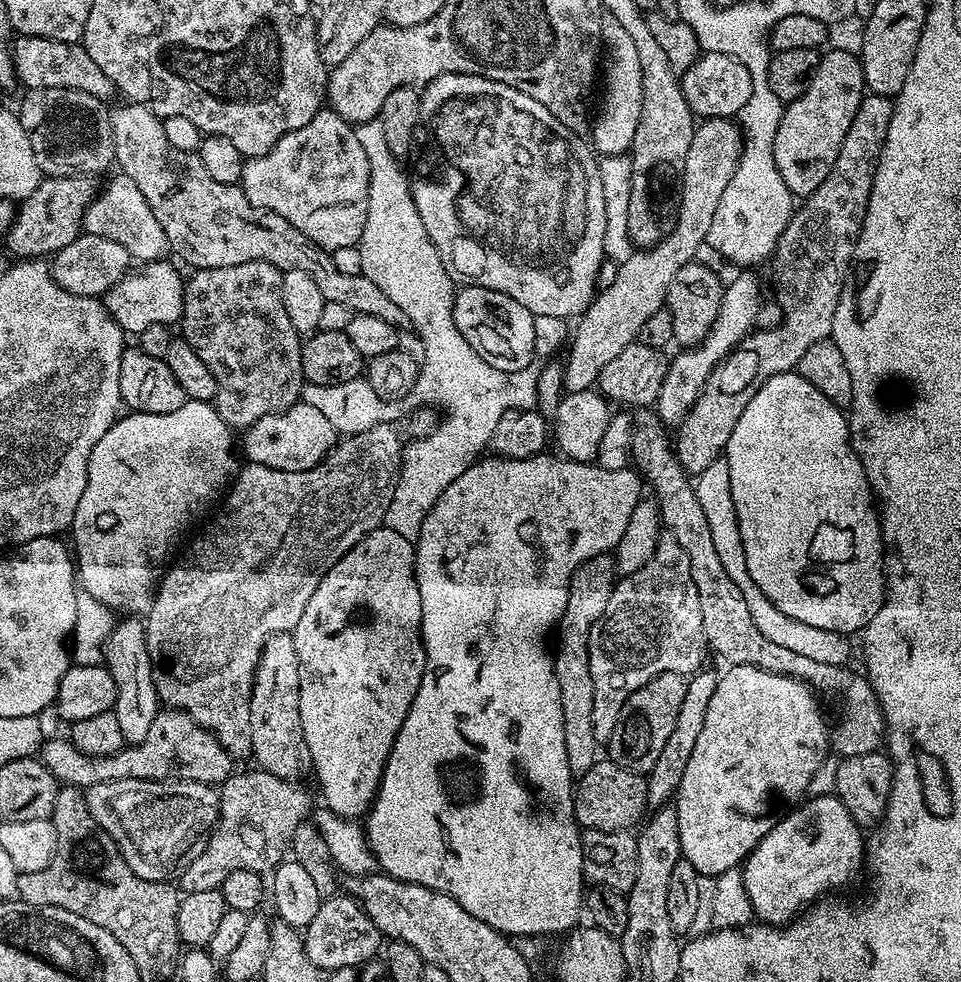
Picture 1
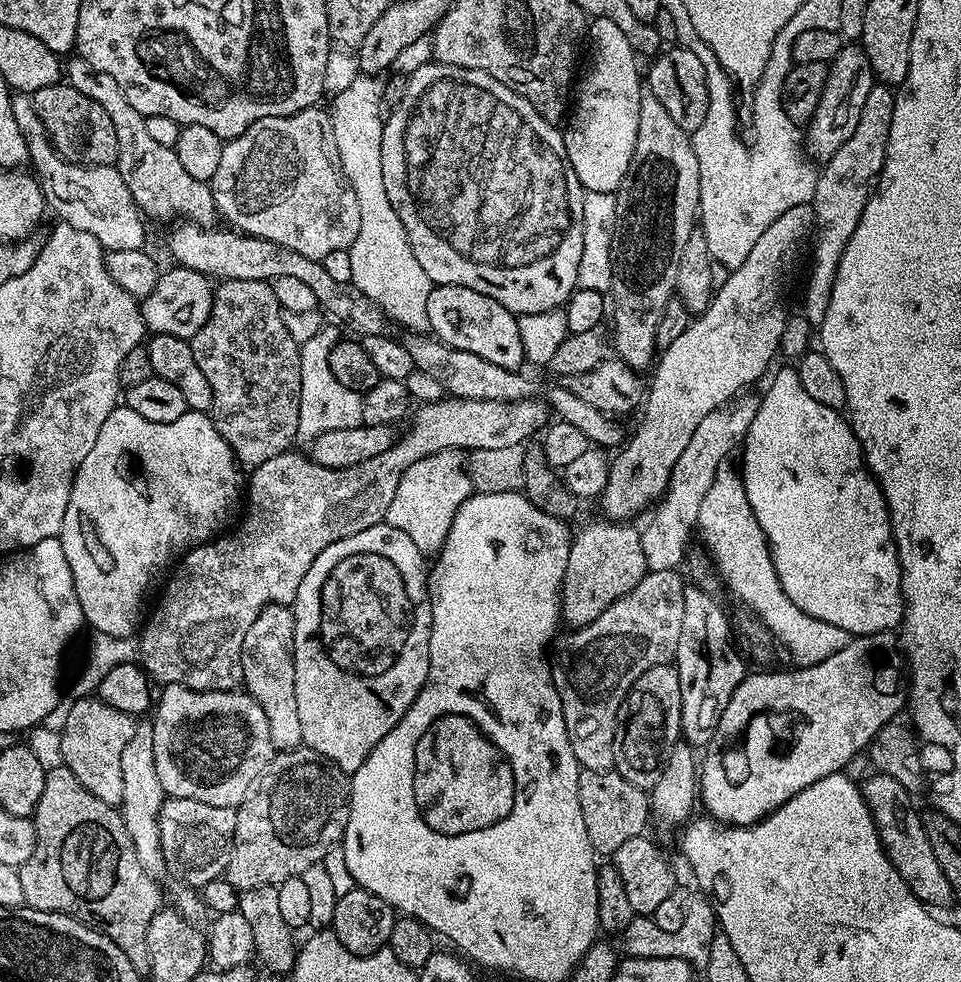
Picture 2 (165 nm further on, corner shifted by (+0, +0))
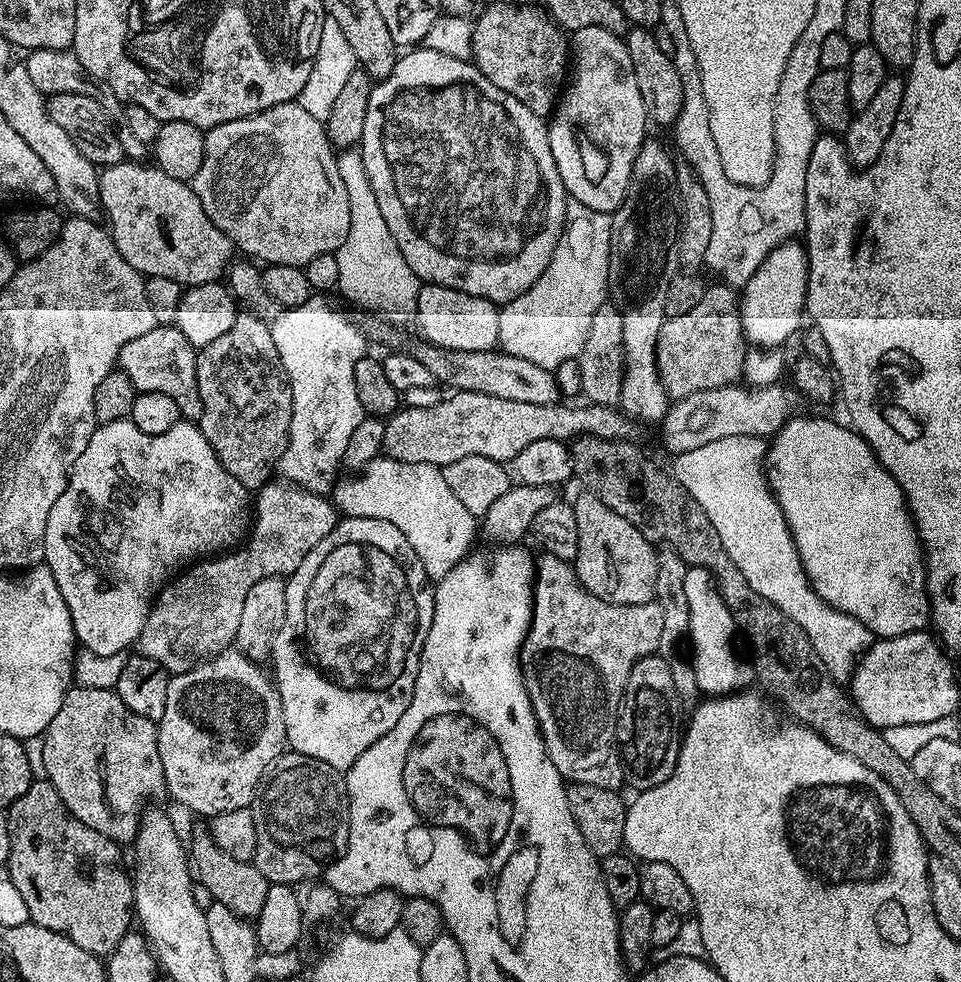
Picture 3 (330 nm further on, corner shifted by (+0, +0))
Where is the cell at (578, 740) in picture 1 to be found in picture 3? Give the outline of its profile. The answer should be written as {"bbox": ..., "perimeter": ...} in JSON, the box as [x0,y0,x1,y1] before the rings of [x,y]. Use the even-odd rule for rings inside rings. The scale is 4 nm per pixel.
{"bbox":[572,490,658,604],"perimeter":[[[584,490],[574,500],[572,509],[574,518],[578,518],[578,554],[574,561],[576,578],[590,594],[602,598],[607,604],[645,604],[656,599],[654,578],[658,574],[656,565],[657,549],[622,514],[614,514],[610,506],[606,506],[594,493]]]}

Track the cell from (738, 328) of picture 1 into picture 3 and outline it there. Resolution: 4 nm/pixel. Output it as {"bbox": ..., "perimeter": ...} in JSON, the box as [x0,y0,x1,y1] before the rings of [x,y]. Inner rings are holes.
{"bbox":[740,242,807,349],"perimeter":[[[800,242],[778,245],[742,286],[740,331],[743,339],[757,348],[779,349],[790,334],[801,331],[800,323],[806,320],[807,294],[807,247]]]}

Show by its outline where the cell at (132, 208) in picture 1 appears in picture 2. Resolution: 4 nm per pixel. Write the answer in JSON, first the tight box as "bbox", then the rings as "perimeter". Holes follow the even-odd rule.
{"bbox":[12,95,144,252],"perimeter":[[[13,95],[12,113],[14,122],[18,122],[24,144],[28,147],[28,160],[36,167],[35,175],[45,176],[43,187],[57,196],[56,212],[60,215],[59,219],[80,232],[90,234],[108,252],[144,248],[144,226],[140,222],[142,213],[136,207],[130,190],[126,190],[126,182],[122,182],[122,174],[118,169],[107,164],[85,166],[64,160],[49,144],[48,136],[32,105],[31,95]]]}

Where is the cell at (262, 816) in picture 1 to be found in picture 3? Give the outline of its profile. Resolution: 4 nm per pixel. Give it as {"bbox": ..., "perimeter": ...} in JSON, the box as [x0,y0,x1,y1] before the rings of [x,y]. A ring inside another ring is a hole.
{"bbox":[251,750,348,886],"perimeter":[[[288,750],[268,767],[254,801],[256,818],[256,852],[251,863],[268,879],[269,884],[300,886],[303,880],[312,882],[348,848],[348,785],[341,769],[318,758]]]}

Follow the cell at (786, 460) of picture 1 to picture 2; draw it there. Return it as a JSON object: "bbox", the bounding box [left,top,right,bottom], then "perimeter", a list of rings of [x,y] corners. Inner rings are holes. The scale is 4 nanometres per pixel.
{"bbox":[742,367,904,637],"perimeter":[[[795,367],[784,368],[772,380],[772,385],[765,390],[759,397],[760,405],[757,414],[754,416],[753,424],[749,428],[748,435],[745,437],[742,445],[744,452],[744,468],[742,467],[742,479],[744,481],[744,494],[748,499],[748,505],[768,546],[772,557],[772,565],[776,571],[778,582],[798,606],[815,620],[830,622],[830,626],[838,626],[846,630],[849,637],[875,636],[879,637],[880,632],[887,628],[892,628],[901,623],[904,616],[904,602],[900,594],[900,568],[896,563],[895,547],[889,546],[892,534],[892,522],[888,518],[888,504],[884,501],[884,493],[881,492],[875,476],[872,475],[860,447],[860,441],[856,438],[856,433],[852,431],[851,423],[847,419],[840,417],[841,413],[835,408],[822,406],[822,402],[814,402],[806,390],[802,390],[800,385],[800,373]]]}

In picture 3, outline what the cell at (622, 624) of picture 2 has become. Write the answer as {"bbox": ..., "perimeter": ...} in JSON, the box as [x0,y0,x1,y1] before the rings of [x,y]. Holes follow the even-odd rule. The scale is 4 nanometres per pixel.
{"bbox":[520,554,662,790],"perimeter":[[[544,554],[534,564],[534,591],[532,594],[532,625],[528,628],[528,634],[520,645],[520,667],[524,674],[524,685],[528,691],[528,697],[532,699],[536,721],[540,723],[540,733],[546,746],[546,755],[550,762],[563,776],[565,781],[574,784],[589,784],[590,786],[602,786],[602,790],[620,790],[625,787],[626,777],[624,766],[620,759],[618,747],[618,717],[620,704],[624,700],[626,682],[630,678],[630,670],[642,658],[659,653],[662,642],[662,606],[658,606],[655,600],[645,604],[607,604],[602,598],[590,594],[582,587],[576,578],[575,567],[569,561],[562,558]]]}

